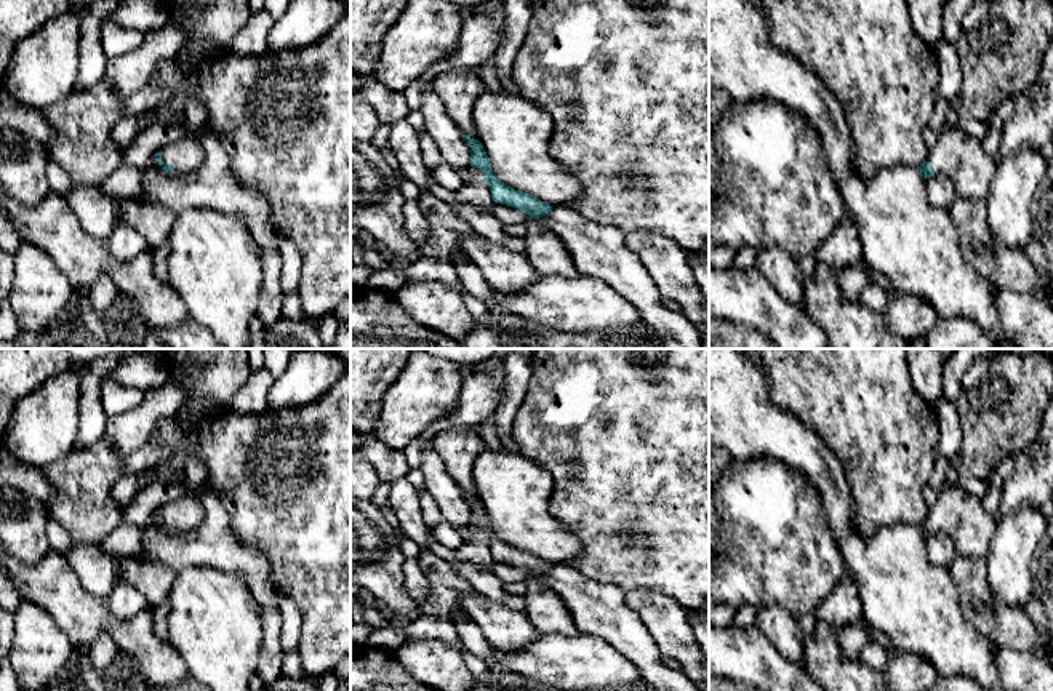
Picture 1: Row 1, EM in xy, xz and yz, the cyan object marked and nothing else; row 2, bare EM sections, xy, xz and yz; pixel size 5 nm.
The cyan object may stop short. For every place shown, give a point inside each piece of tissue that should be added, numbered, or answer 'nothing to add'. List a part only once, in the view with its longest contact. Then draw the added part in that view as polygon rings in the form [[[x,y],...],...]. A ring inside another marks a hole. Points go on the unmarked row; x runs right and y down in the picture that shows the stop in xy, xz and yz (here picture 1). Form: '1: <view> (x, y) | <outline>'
1: xy (186, 512) | [[[206,485],[198,486],[181,497],[162,504],[155,512],[162,512],[162,521],[171,521],[173,529],[168,531],[170,536],[181,536],[184,533],[194,531],[203,520],[203,507],[198,499],[198,493],[208,488]]]

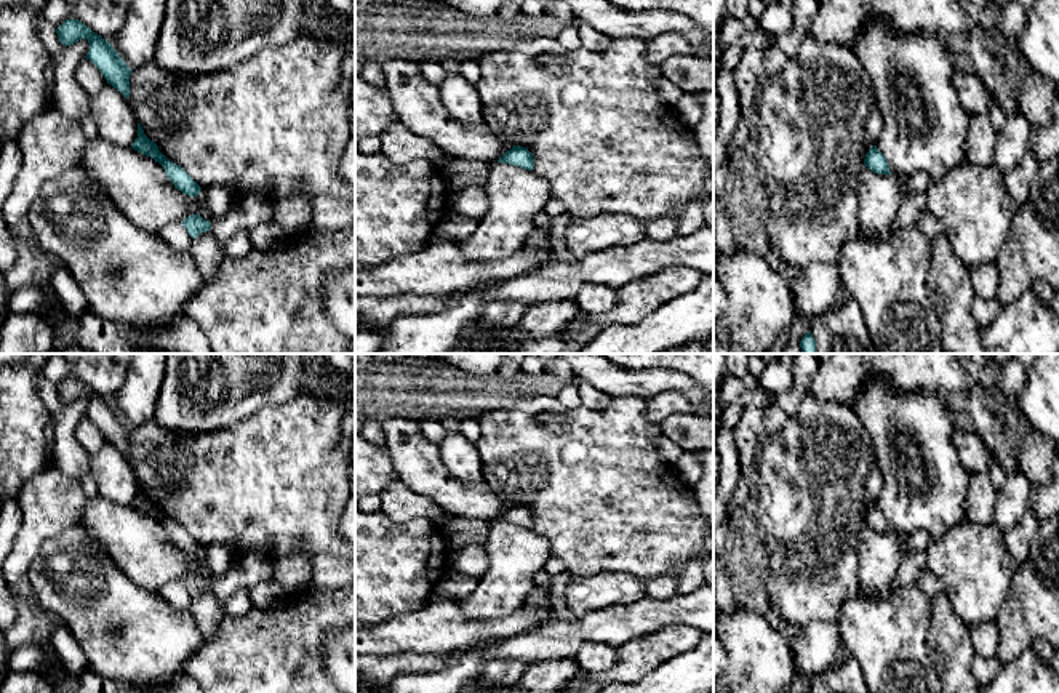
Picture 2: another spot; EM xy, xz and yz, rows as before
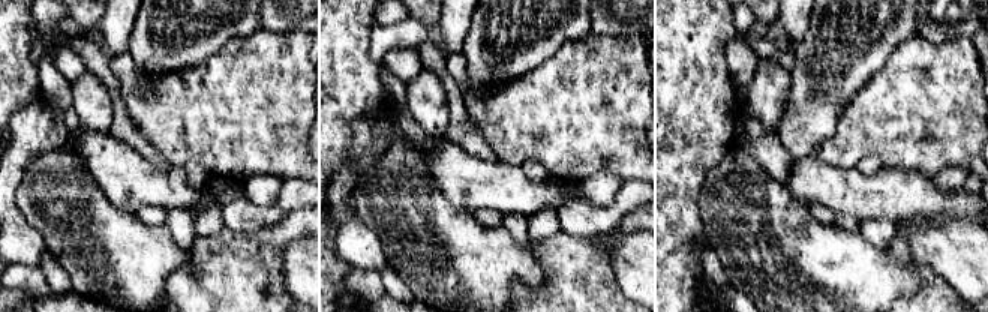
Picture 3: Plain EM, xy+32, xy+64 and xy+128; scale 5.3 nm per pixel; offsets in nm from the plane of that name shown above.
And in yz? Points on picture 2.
nothing to add

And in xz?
nothing to add

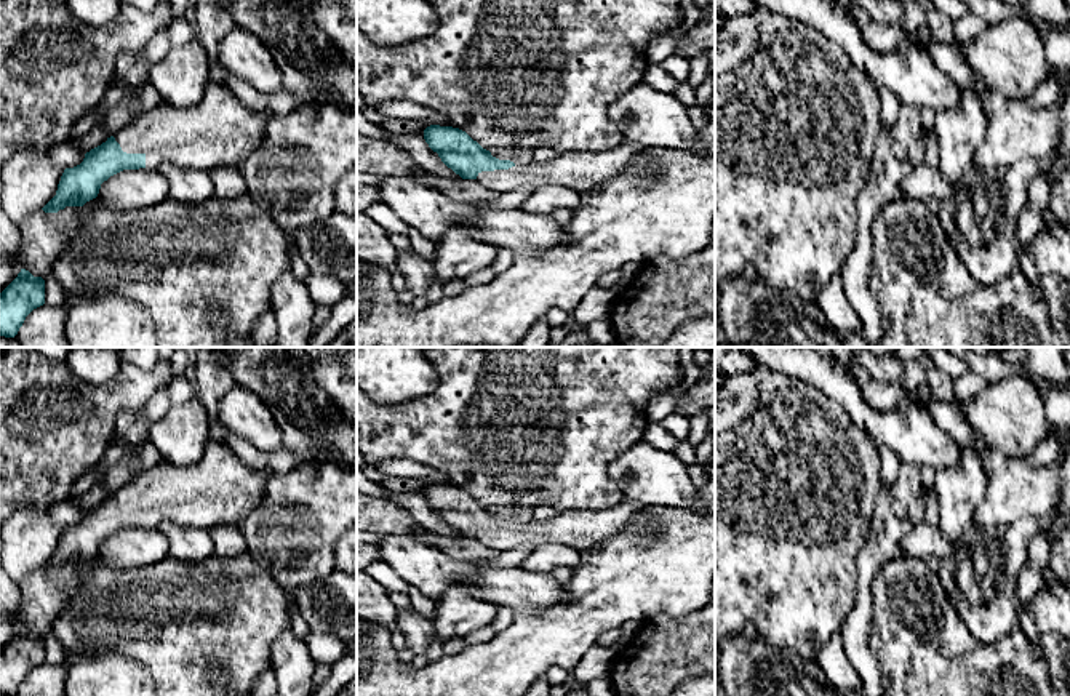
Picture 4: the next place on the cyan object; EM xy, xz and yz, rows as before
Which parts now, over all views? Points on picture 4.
1: xy (218, 490) | [[[208,440],[203,456],[190,466],[168,467],[165,462],[147,469],[139,478],[114,496],[126,512],[144,512],[146,526],[171,518],[182,525],[210,530],[216,525],[237,525],[264,498],[272,475],[243,464],[224,442]]]

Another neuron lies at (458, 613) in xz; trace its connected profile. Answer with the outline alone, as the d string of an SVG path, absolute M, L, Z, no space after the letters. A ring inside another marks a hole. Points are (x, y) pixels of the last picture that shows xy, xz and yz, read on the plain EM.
M454 584L435 602L433 632L440 643L465 637L478 627L489 626L497 613L496 605L473 597L462 584Z

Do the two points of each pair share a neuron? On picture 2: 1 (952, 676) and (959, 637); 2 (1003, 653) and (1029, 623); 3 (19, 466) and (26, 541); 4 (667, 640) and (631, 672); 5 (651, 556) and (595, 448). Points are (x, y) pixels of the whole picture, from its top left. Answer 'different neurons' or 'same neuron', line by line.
1: same neuron
2: same neuron
3: different neurons
4: same neuron
5: same neuron

